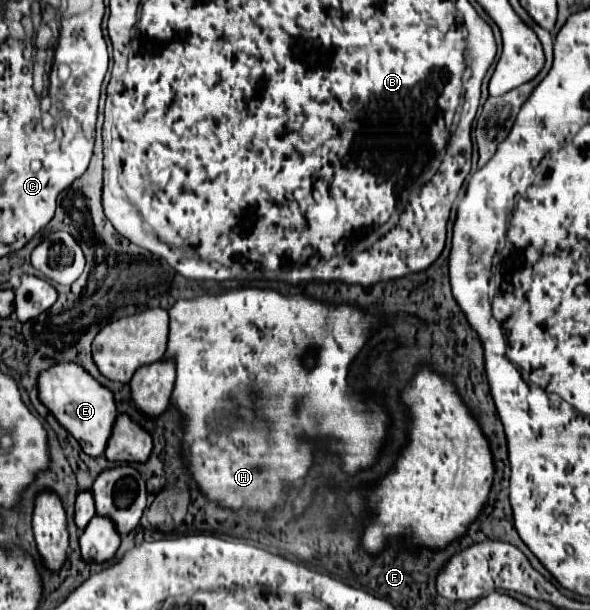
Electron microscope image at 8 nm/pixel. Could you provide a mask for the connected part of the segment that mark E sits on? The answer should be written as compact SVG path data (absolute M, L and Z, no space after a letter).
M60 362L44 370L38 378L38 390L44 406L80 442L82 450L92 458L102 456L106 450L108 438L112 434L114 420L118 416L112 392L104 388L100 382L96 382L82 366L74 362Z

